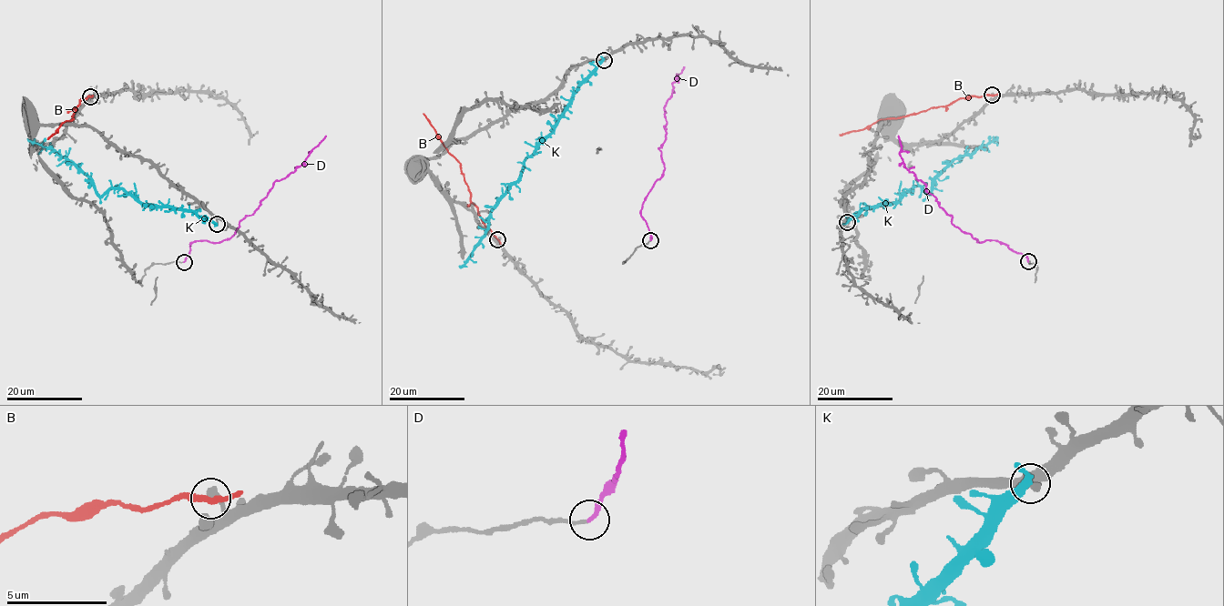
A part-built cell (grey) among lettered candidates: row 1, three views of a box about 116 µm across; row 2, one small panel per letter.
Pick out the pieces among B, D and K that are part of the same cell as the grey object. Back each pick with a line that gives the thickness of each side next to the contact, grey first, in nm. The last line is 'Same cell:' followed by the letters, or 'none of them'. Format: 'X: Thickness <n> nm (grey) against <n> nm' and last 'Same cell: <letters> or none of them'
D: Thickness 160 nm (grey) against 220 nm
Same cell: D

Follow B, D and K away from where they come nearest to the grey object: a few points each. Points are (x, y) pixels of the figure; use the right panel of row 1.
B: (992, 95), (962, 97), (944, 106), (882, 119), (862, 129), (839, 134)
D: (1028, 261), (1025, 255), (1005, 245), (993, 240), (980, 242), (952, 224), (951, 216), (906, 168), (898, 136)
K: (847, 222), (865, 208), (898, 204), (912, 187), (923, 186), (929, 193), (954, 159), (974, 154), (996, 136)

